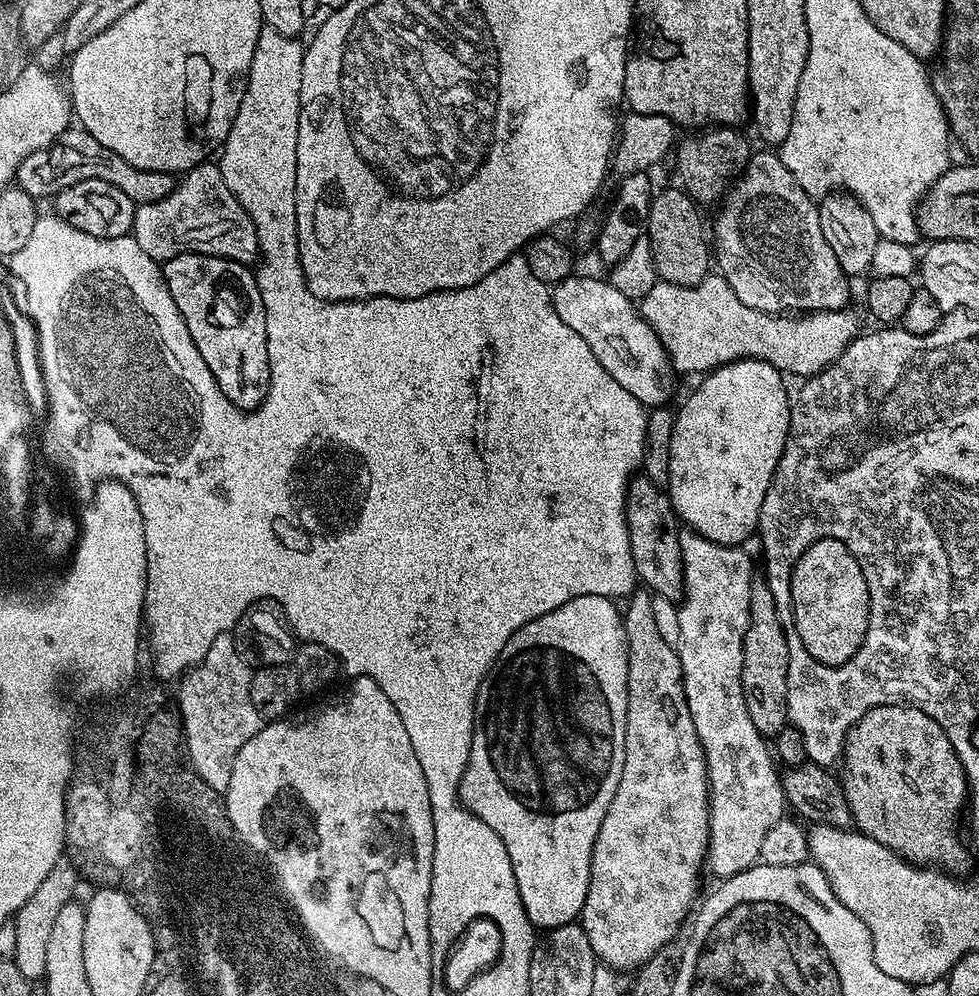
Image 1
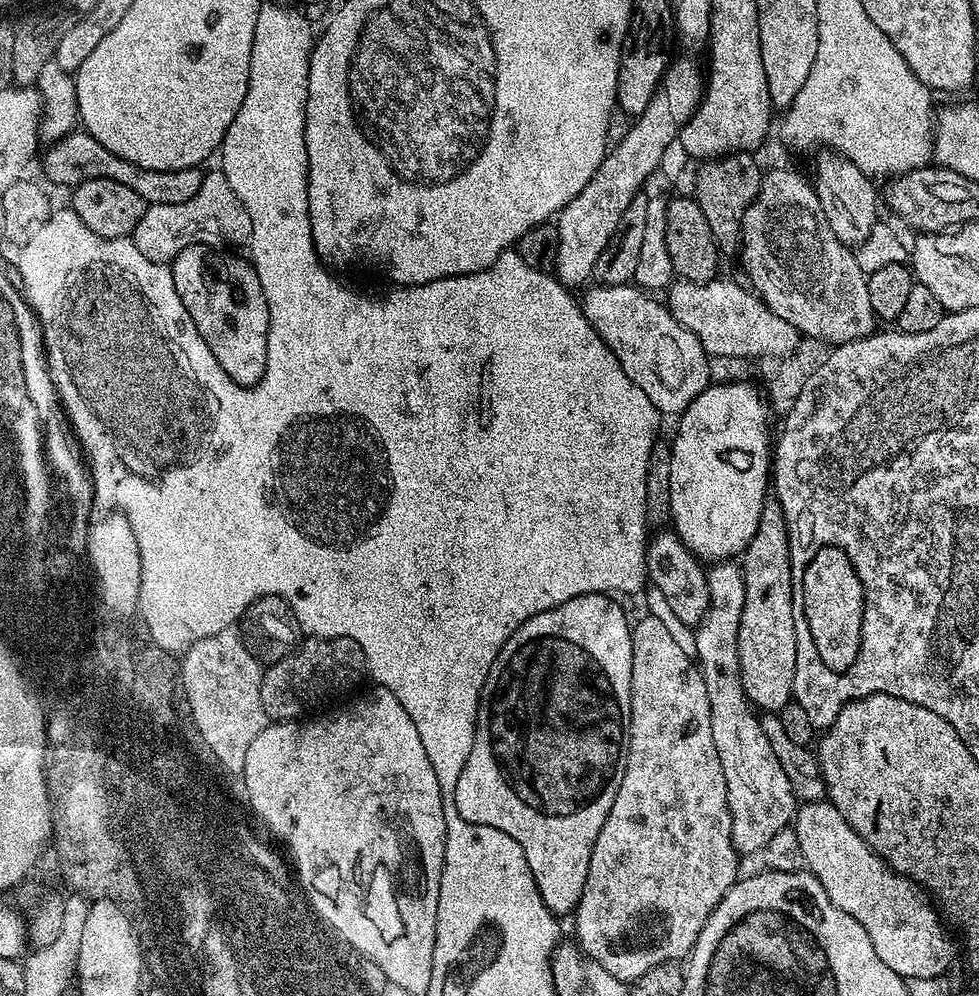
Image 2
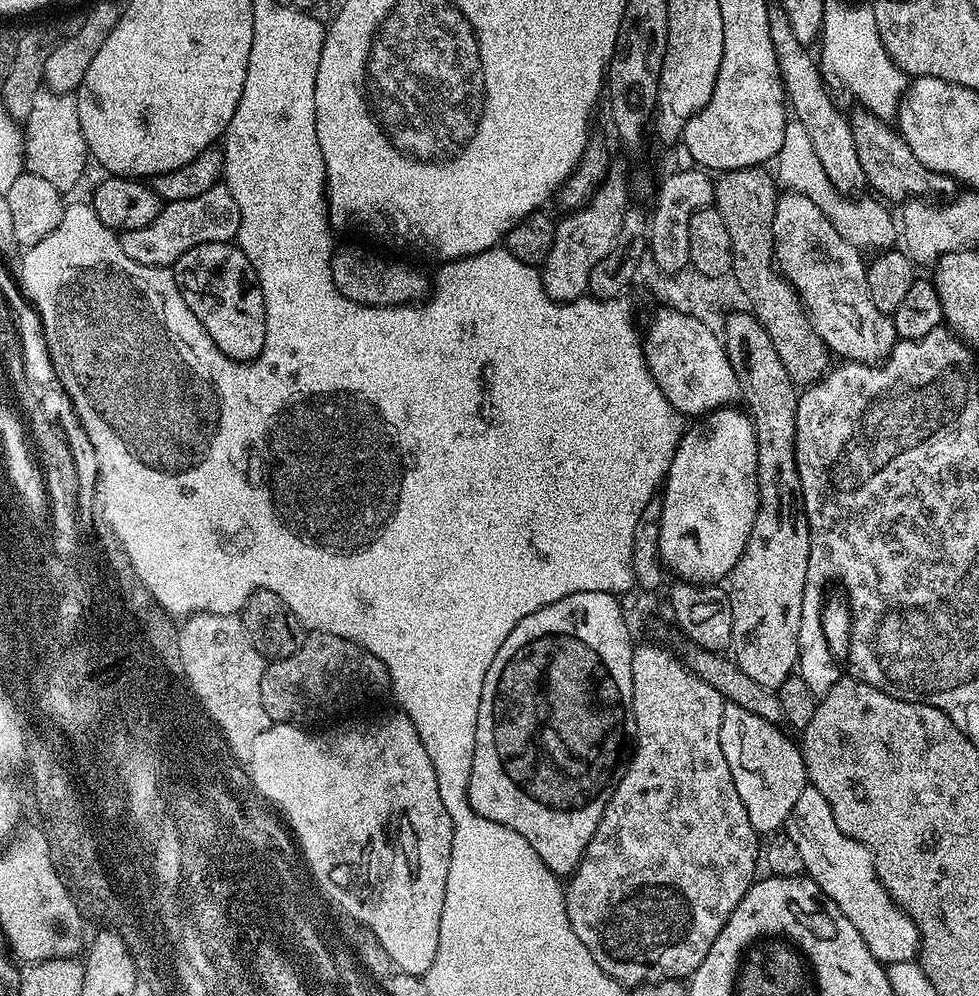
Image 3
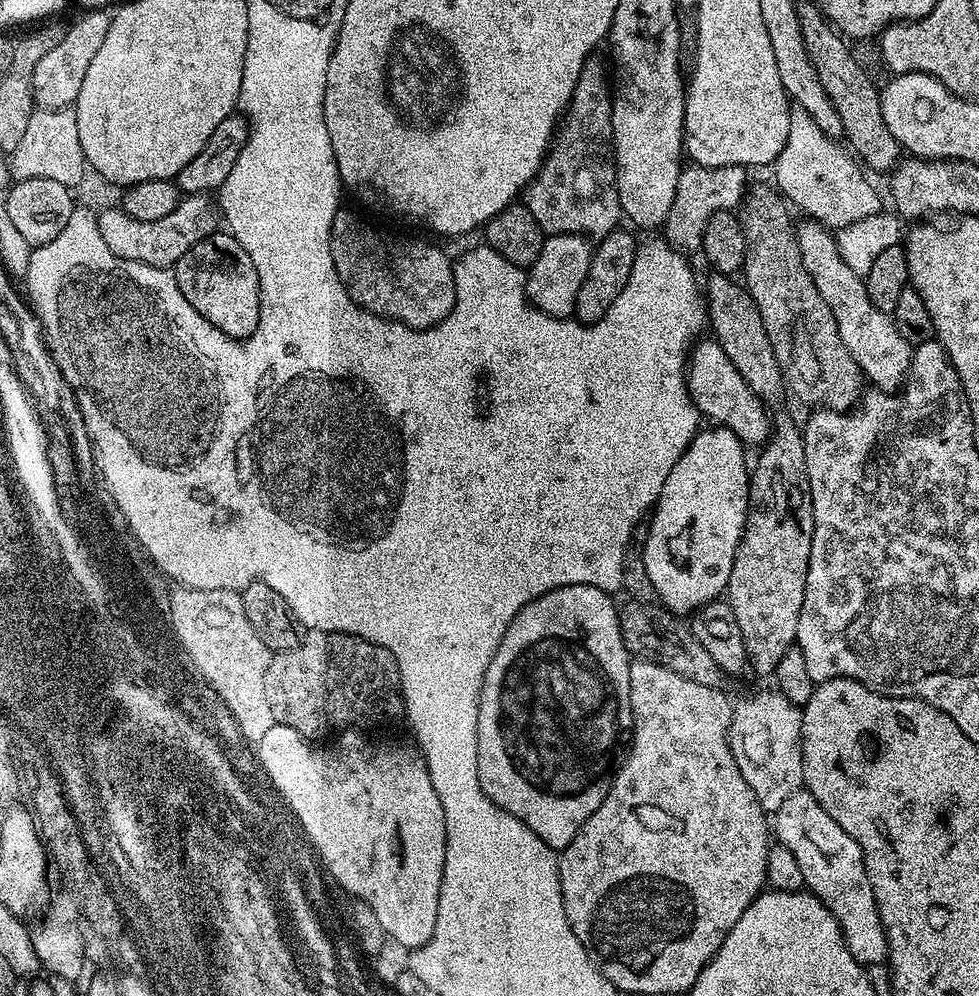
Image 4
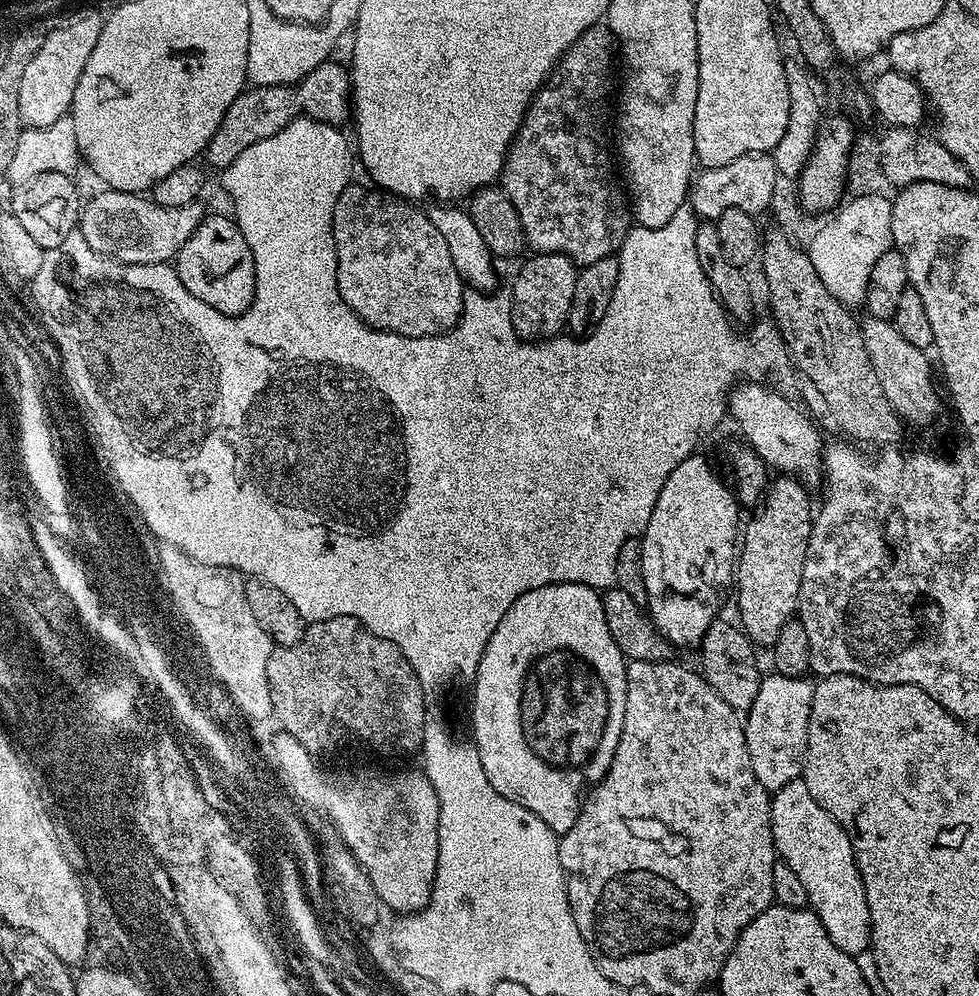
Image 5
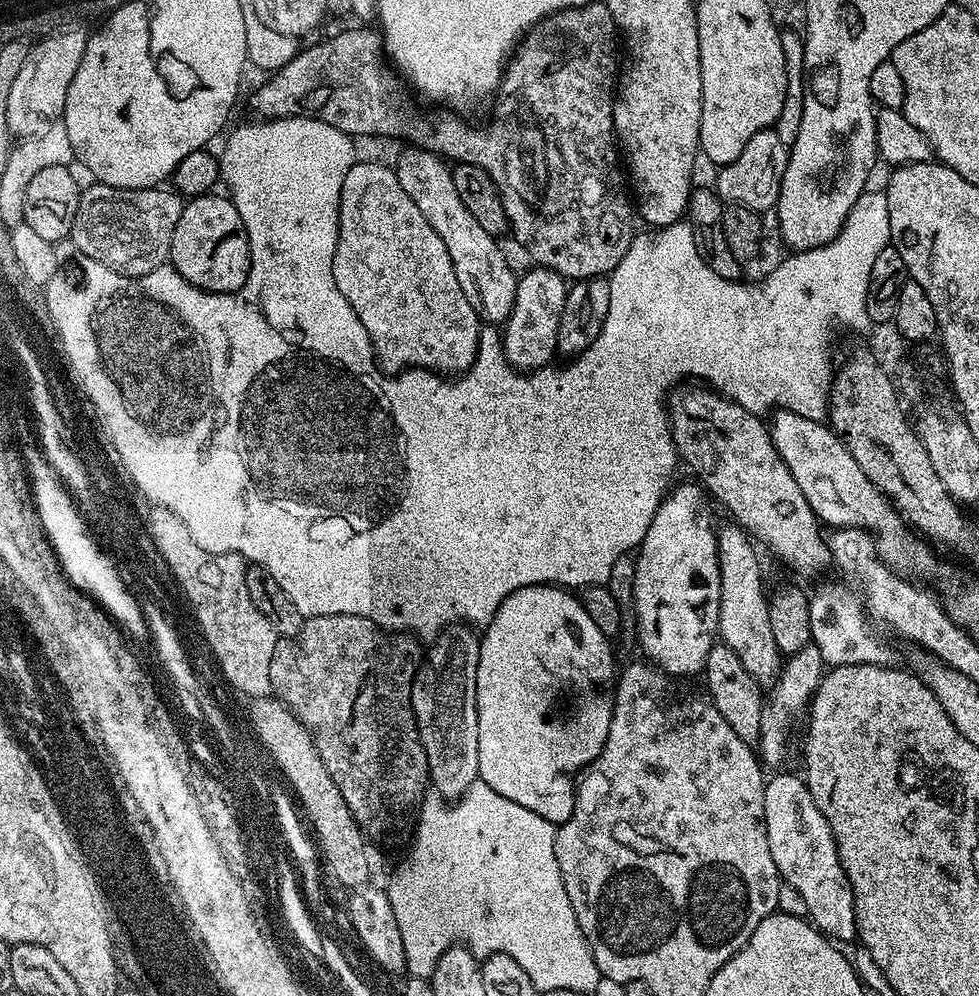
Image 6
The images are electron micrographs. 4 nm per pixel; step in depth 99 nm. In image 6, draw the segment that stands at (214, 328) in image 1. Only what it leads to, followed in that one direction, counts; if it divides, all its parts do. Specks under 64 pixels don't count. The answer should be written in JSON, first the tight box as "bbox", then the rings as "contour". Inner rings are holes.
{"bbox":[170,195,252,292],"contour":[[[216,195],[194,196],[185,203],[182,214],[178,218],[178,226],[174,226],[170,264],[183,280],[189,280],[190,283],[202,290],[236,292],[248,277],[248,271],[252,265],[252,251],[248,245],[248,235],[244,229],[242,214],[238,214],[238,210],[227,195]]]}

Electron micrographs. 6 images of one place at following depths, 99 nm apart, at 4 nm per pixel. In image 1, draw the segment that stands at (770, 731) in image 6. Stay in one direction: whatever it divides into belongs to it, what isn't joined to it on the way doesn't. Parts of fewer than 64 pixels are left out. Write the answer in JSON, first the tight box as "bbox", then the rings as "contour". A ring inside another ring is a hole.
{"bbox":[678,534,786,878],"contour":[[[684,534],[680,538],[680,549],[682,550],[682,562],[684,563],[684,594],[678,604],[678,625],[680,643],[678,651],[680,653],[680,665],[684,675],[684,693],[690,706],[690,714],[694,718],[694,730],[698,730],[698,742],[704,751],[706,766],[708,767],[708,791],[710,793],[710,803],[708,806],[708,854],[706,857],[707,871],[712,871],[716,878],[727,878],[738,874],[742,870],[752,867],[760,859],[762,850],[762,838],[770,831],[770,826],[774,822],[785,819],[786,801],[784,798],[784,785],[781,773],[776,773],[778,769],[777,761],[770,751],[769,741],[754,726],[754,721],[750,718],[750,710],[746,710],[746,698],[742,694],[742,658],[744,657],[744,639],[746,630],[750,626],[750,594],[754,577],[752,577],[752,560],[743,551],[743,547],[735,544],[719,544],[710,542],[705,536],[695,534]]]}

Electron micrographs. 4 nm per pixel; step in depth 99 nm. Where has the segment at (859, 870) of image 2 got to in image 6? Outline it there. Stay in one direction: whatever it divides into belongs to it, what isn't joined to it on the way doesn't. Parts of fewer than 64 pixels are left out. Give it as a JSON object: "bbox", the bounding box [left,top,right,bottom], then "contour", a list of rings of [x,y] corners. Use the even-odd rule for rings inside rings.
{"bbox":[764,771,857,940],"contour":[[[777,771],[767,777],[764,785],[764,821],[770,855],[778,866],[783,883],[794,886],[806,901],[807,919],[829,940],[857,939],[854,894],[838,858],[838,846],[830,830],[830,822],[814,806],[814,798],[803,775]]]}

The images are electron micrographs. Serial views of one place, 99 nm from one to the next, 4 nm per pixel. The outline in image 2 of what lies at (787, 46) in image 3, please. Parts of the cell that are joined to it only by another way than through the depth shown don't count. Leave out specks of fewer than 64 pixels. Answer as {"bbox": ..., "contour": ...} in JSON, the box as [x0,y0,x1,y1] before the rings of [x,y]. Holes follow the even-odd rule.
{"bbox":[814,154,878,246],"contour":[[[820,154],[816,160],[816,180],[814,187],[818,202],[822,202],[822,214],[830,222],[830,230],[849,246],[866,242],[870,230],[878,222],[876,216],[876,188],[873,177],[867,176],[858,166],[839,154]]]}

